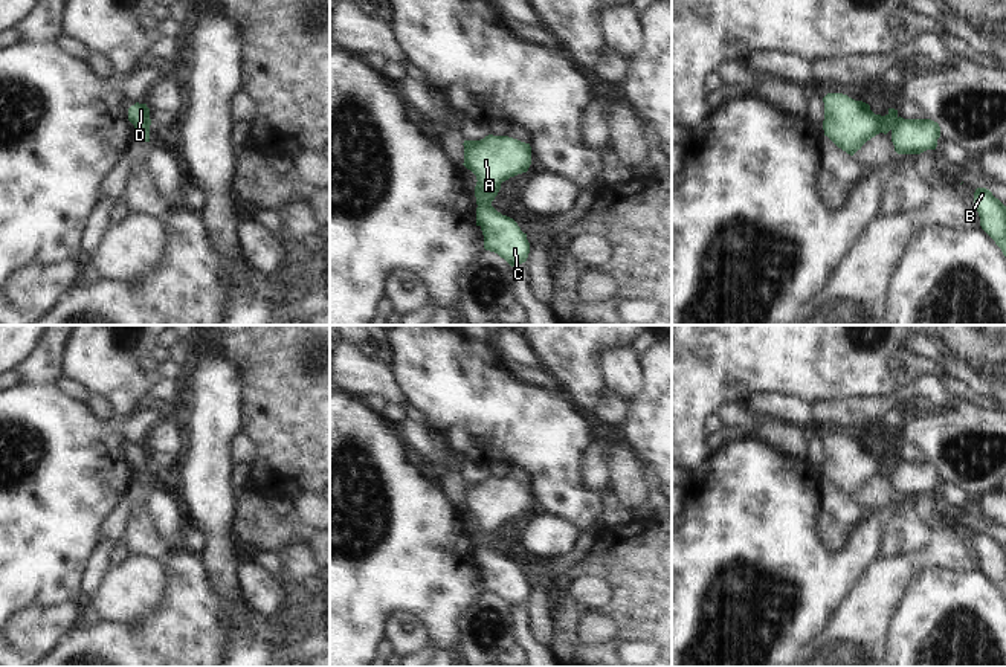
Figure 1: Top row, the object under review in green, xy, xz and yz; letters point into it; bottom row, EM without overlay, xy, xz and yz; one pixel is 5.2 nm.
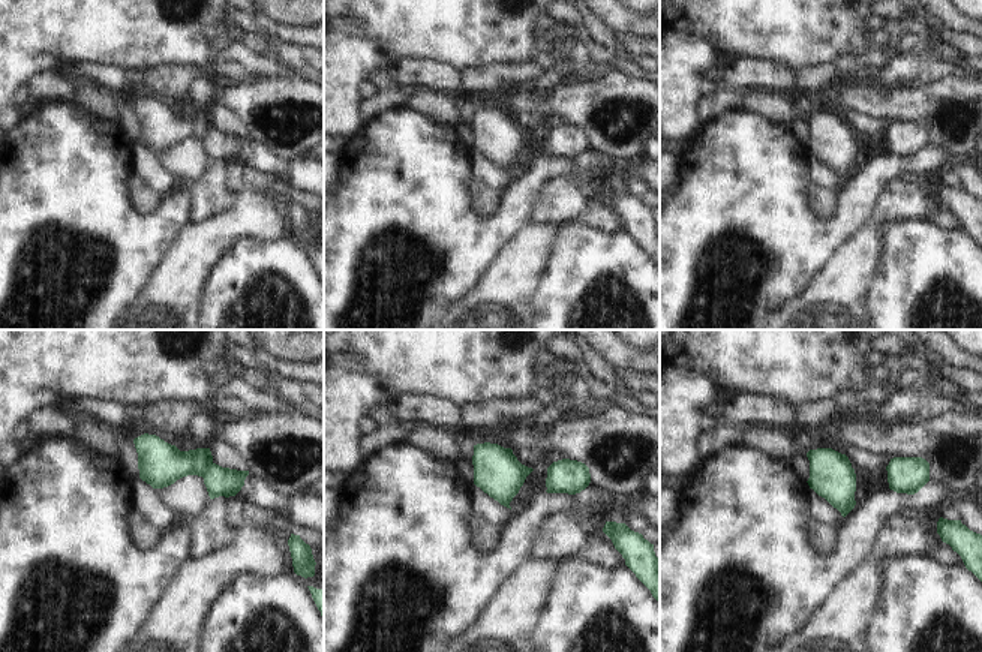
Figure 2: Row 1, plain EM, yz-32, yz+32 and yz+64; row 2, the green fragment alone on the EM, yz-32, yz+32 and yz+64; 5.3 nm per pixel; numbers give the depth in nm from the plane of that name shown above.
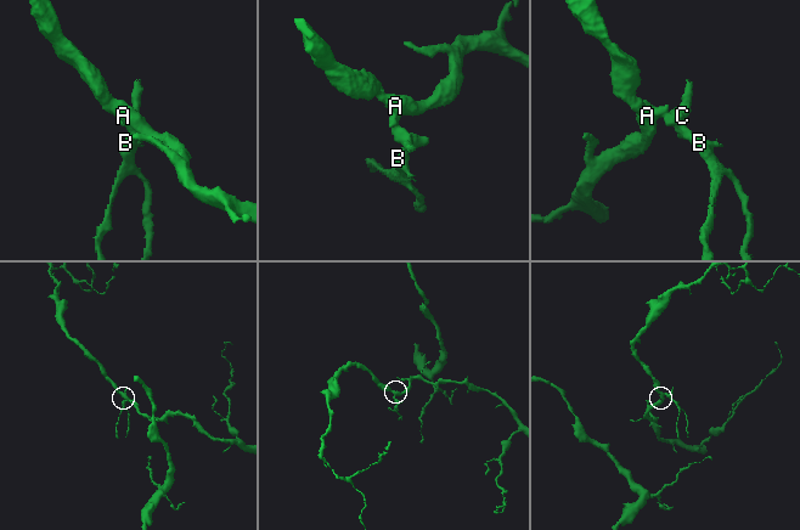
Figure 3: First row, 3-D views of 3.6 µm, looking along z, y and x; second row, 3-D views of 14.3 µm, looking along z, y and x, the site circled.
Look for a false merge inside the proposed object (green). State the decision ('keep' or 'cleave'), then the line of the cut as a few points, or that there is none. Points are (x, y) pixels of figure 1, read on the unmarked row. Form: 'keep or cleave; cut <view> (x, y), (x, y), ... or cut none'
cleave; cut xz (490, 545), (478, 548)

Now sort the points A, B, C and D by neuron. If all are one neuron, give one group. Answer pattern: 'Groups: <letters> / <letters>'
Groups: A D / B C.

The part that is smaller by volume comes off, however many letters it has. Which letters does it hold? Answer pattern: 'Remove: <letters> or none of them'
Remove: B, C

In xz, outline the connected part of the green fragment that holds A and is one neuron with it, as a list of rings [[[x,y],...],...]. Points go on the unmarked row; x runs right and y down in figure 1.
[[[488,476],[481,482],[464,482],[464,508],[476,517],[476,546],[492,546],[501,525],[527,514],[531,488],[508,478]]]

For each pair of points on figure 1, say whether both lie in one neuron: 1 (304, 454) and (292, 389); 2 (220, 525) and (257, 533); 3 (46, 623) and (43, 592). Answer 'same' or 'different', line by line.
1: same
2: different
3: different

